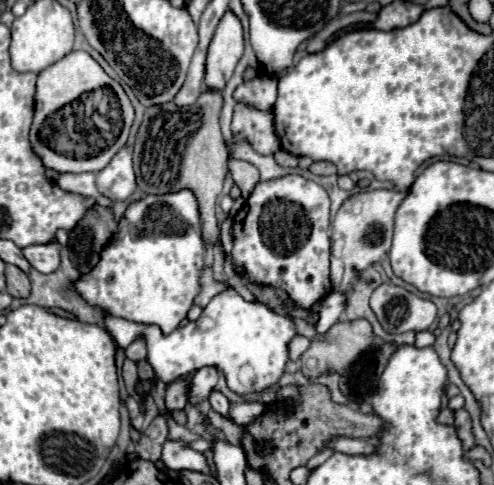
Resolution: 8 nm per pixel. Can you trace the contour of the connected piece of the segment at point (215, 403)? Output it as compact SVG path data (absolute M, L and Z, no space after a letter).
M212 392L210 394L210 406L220 414L220 416L224 416L226 420L230 420L230 402L226 400L226 396L222 396L220 392Z

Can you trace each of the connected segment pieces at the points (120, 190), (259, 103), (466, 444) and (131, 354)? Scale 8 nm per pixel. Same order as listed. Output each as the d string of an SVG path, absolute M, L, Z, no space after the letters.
M122 148L110 164L96 174L98 190L110 200L126 200L136 190L136 178L132 170L132 152Z
M258 76L234 90L234 98L262 110L270 110L276 100L276 76Z
M466 410L454 412L454 428L456 428L456 434L462 442L462 448L470 450L474 446L474 438L472 438L472 430L470 430L470 416Z
M138 336L138 338L126 348L126 356L128 356L130 360L134 360L134 362L146 358L146 344L144 344L144 338L142 338L142 336Z

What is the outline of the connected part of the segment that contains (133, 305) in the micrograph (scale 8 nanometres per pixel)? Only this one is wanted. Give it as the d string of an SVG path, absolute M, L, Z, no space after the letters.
M180 190L168 194L148 194L136 202L130 202L118 222L116 240L112 240L112 244L104 244L104 252L100 252L96 268L92 268L88 276L74 280L72 288L90 306L96 306L110 316L138 324L156 324L164 334L170 334L186 318L188 310L194 304L194 298L200 294L202 272L204 238L198 200L192 190Z

